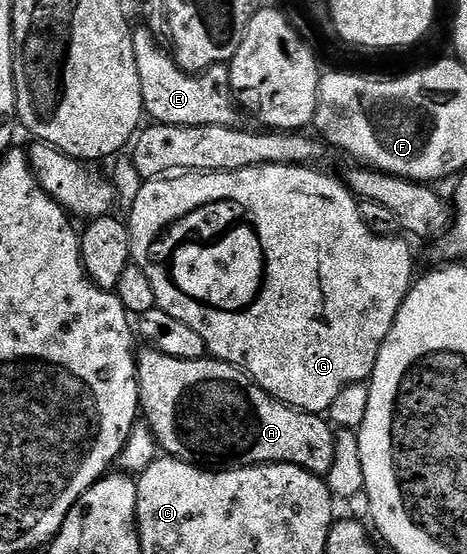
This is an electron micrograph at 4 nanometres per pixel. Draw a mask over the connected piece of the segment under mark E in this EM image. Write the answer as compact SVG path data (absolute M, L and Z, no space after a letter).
M147 28L133 33L134 60L138 60L138 80L142 80L142 100L144 113L153 123L161 126L236 126L238 107L232 97L232 85L228 75L228 66L211 66L203 74L187 74L179 66L171 53L163 54L161 47Z

